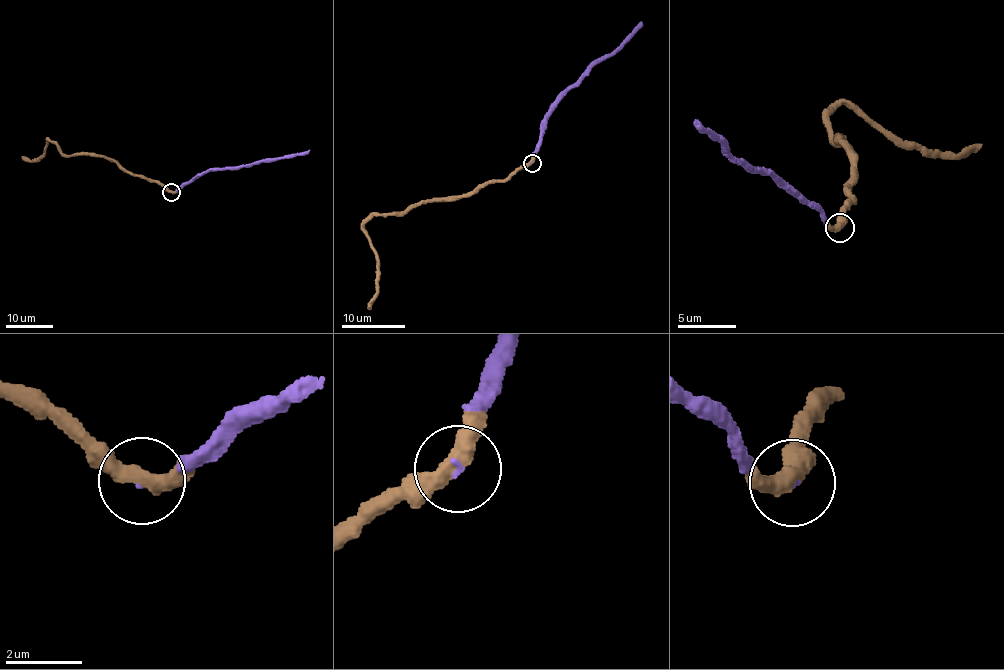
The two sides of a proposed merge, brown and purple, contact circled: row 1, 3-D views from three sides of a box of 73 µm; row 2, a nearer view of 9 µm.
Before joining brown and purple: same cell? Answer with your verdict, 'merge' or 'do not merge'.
merge

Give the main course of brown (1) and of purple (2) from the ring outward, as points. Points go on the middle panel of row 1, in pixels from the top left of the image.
1: (532, 163), (451, 198), (417, 203), (401, 212), (374, 216), (364, 224), (377, 274), (376, 298), (367, 309)
2: (532, 163), (541, 125), (551, 110), (595, 64), (618, 52), (642, 22)

